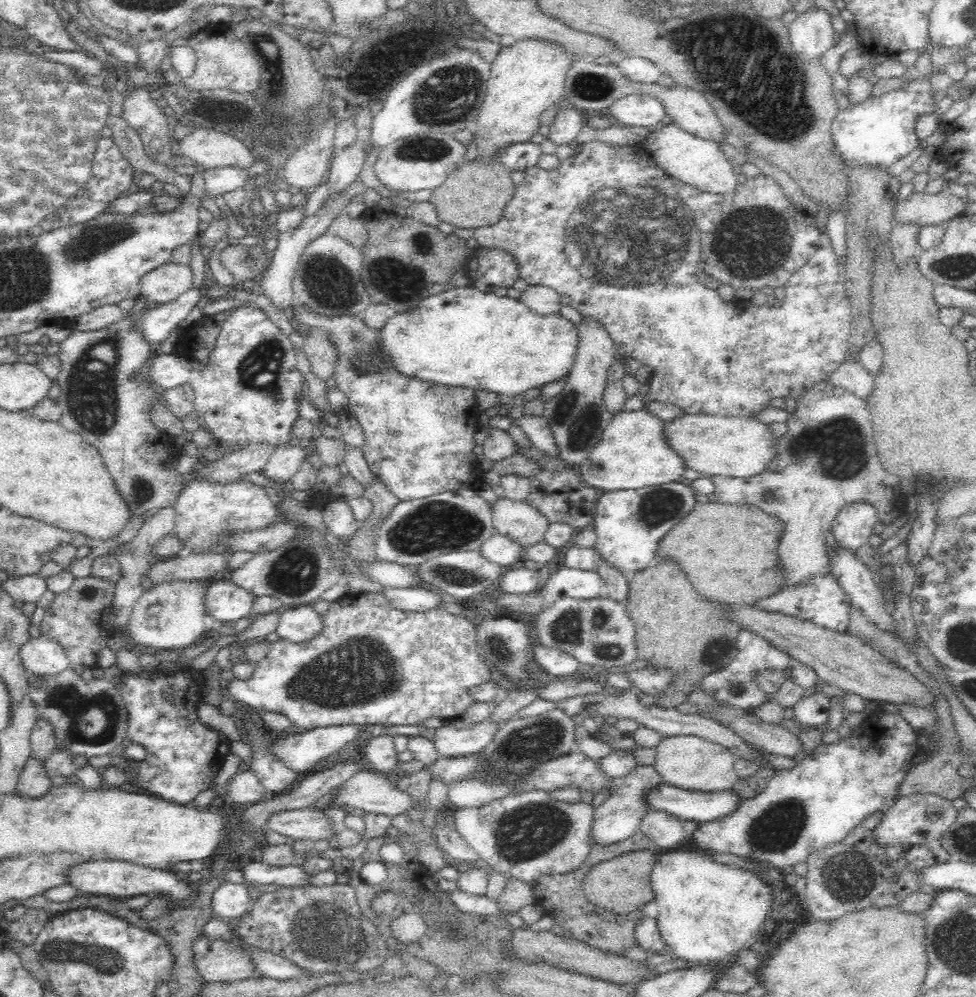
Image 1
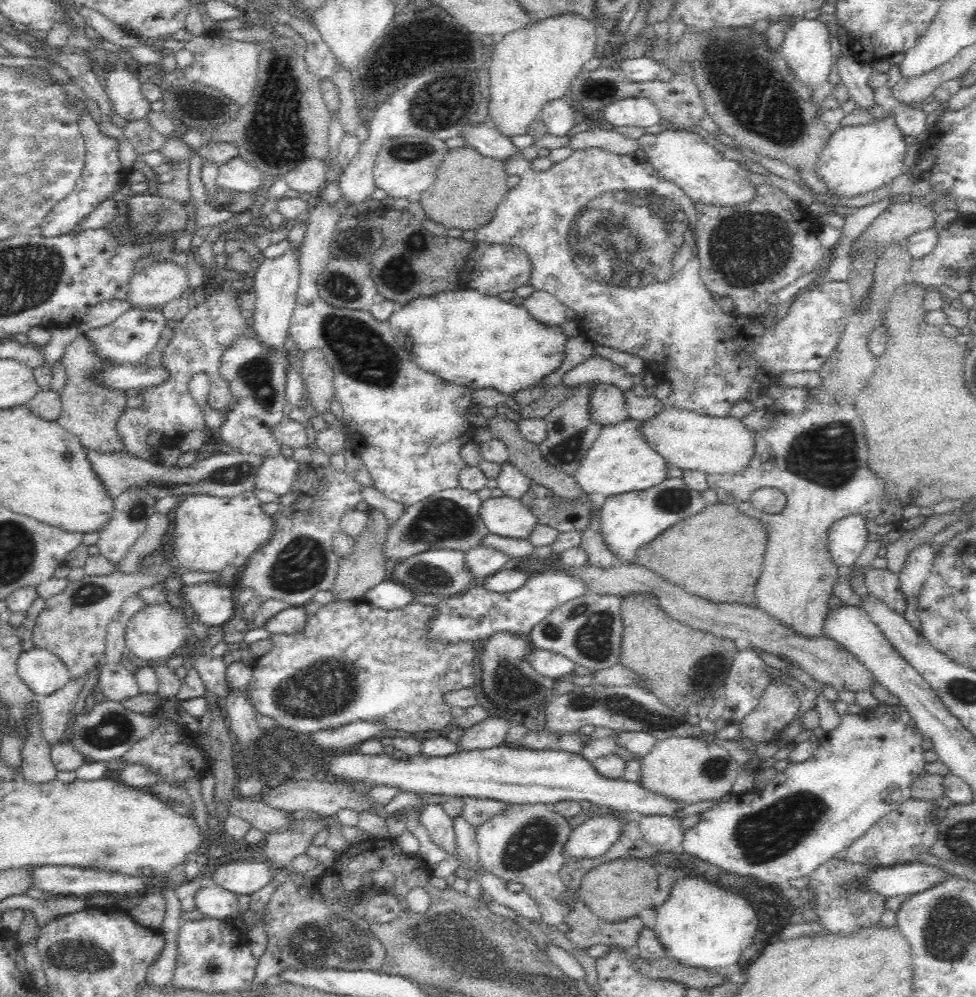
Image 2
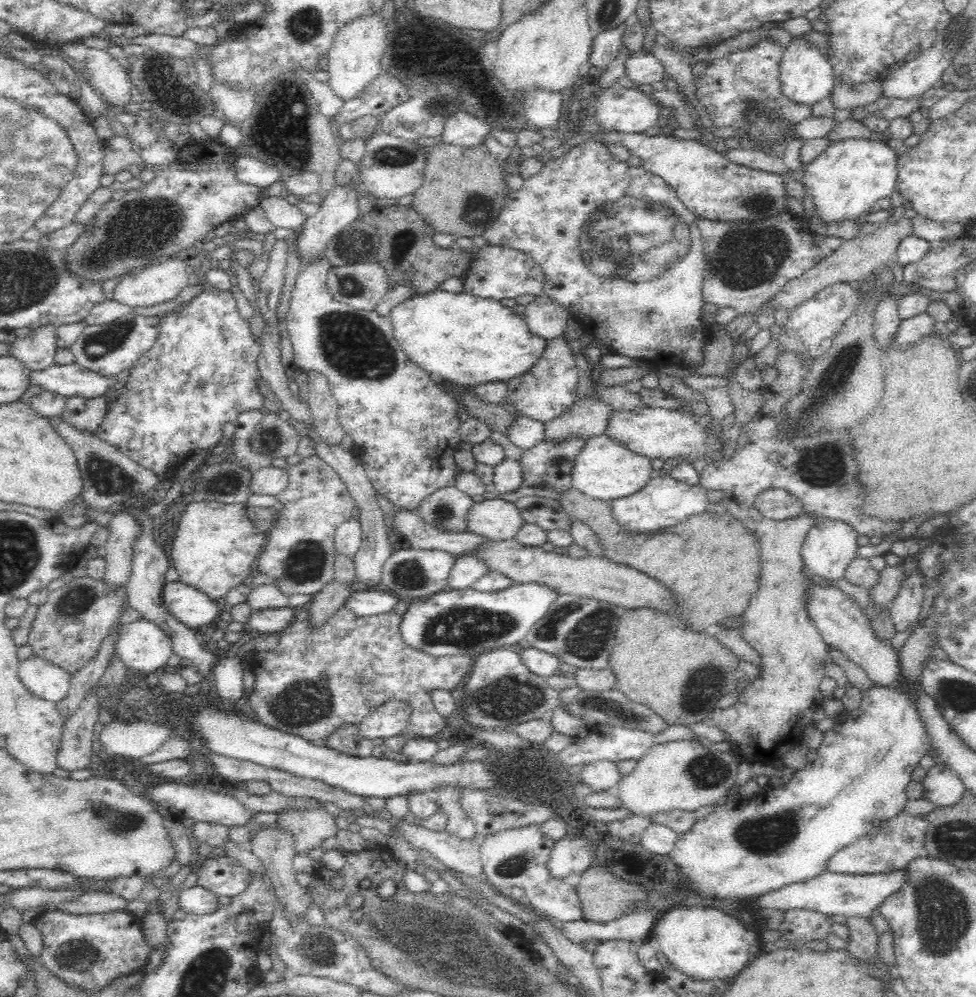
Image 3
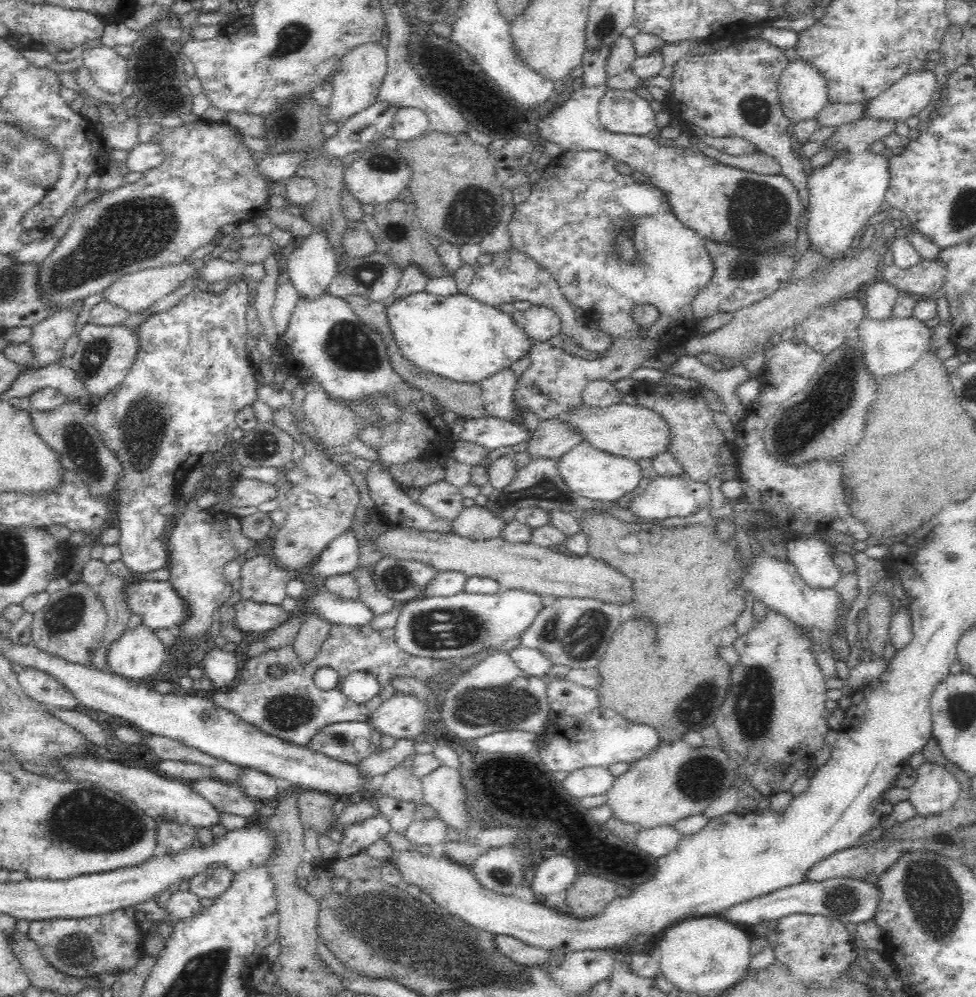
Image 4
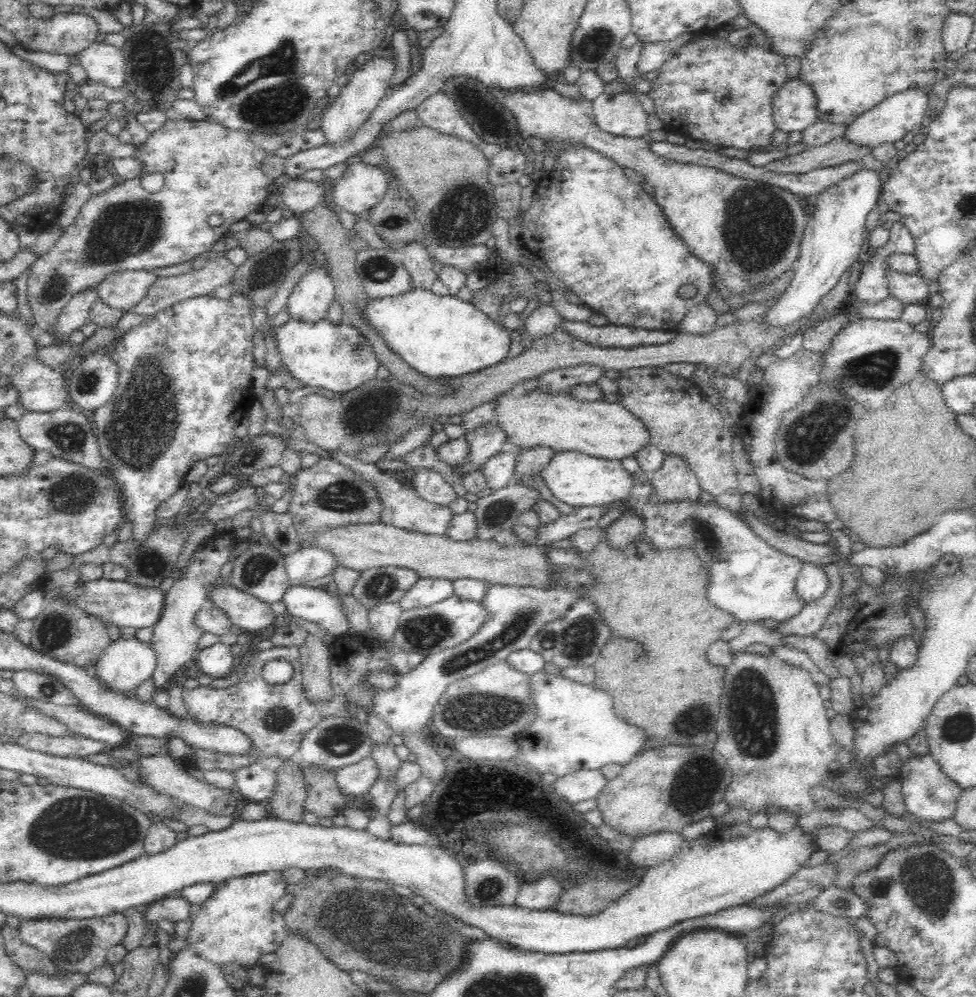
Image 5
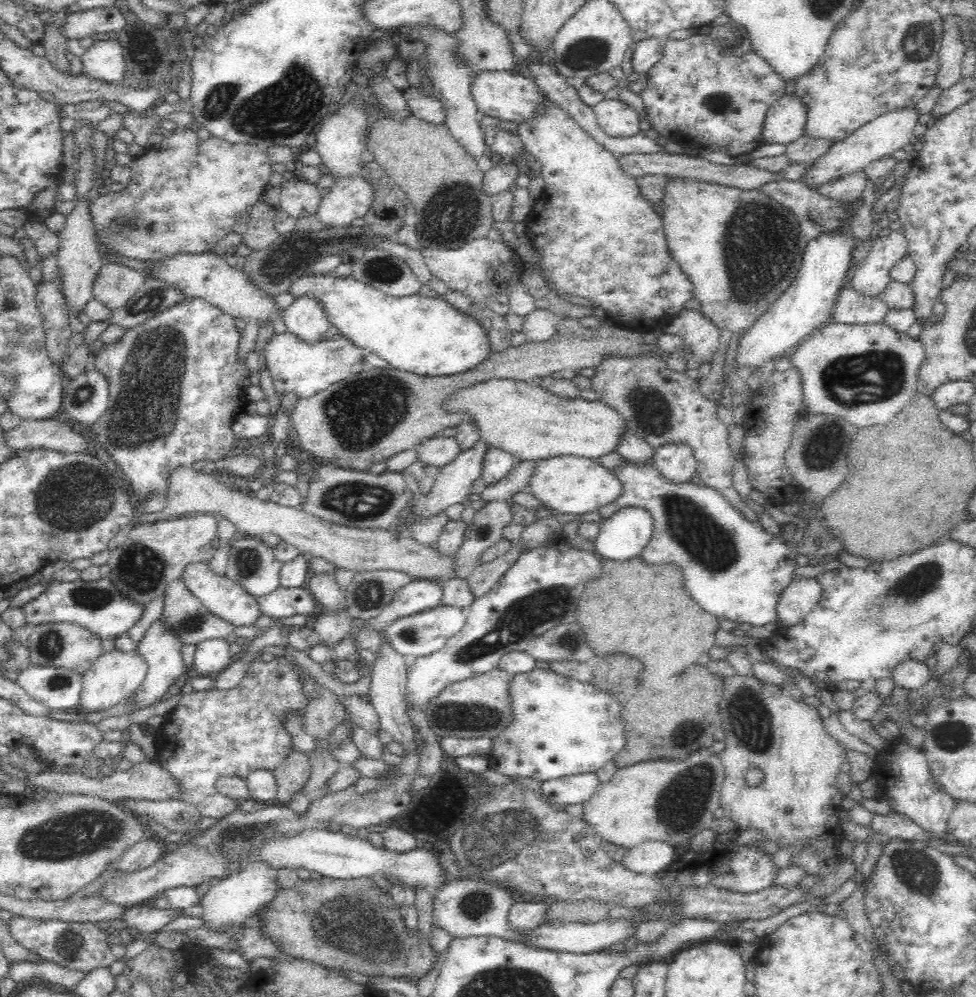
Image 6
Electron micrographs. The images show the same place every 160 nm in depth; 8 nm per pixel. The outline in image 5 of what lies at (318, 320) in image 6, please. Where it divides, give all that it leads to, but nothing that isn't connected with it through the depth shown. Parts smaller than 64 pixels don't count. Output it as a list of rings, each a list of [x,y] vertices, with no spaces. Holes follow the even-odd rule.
[[[321,262],[310,264],[308,270],[300,276],[300,280],[294,286],[293,292],[289,295],[287,300],[288,311],[290,317],[302,317],[308,321],[316,321],[320,317],[326,315],[330,302],[335,298],[335,286],[333,280],[326,268],[322,266]]]

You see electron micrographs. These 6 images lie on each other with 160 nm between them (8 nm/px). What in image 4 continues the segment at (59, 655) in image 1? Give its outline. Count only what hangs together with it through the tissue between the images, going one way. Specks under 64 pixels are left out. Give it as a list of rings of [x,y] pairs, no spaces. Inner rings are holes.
[[[28,665],[18,674],[19,684],[29,697],[51,708],[72,709],[78,700],[56,676]]]

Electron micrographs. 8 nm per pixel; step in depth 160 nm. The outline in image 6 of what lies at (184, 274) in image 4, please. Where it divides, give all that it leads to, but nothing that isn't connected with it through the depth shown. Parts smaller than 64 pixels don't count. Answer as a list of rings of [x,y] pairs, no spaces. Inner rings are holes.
[[[104,263],[94,280],[92,293],[104,306],[117,309],[138,292],[146,279],[144,272],[118,263]]]

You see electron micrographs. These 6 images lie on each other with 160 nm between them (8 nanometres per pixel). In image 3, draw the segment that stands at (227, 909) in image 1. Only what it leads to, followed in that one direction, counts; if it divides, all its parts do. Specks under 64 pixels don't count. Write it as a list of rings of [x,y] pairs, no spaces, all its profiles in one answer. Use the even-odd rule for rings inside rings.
[[[198,884],[191,888],[184,887],[179,893],[178,906],[180,915],[187,912],[197,915],[214,914],[216,910],[220,910],[220,895]]]

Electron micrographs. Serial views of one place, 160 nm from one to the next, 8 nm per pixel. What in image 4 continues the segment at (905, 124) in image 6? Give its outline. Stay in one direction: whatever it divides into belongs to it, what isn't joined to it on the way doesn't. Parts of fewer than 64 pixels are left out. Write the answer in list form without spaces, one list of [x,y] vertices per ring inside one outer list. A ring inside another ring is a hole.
[[[934,70],[908,72],[869,102],[865,116],[885,120],[897,118],[899,123],[906,123],[909,117],[917,116],[930,103],[937,87]]]

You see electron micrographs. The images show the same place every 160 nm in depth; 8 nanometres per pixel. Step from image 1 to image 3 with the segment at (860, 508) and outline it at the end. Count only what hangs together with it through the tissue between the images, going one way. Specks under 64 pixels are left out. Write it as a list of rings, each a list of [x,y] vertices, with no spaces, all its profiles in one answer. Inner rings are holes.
[[[834,519],[816,520],[803,547],[803,558],[815,576],[836,583],[845,577],[847,567],[858,557],[858,536],[852,524]]]

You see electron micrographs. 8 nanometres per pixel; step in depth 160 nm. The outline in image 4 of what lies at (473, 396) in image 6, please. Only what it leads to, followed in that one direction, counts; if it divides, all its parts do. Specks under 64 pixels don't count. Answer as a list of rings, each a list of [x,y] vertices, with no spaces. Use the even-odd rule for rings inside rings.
[[[620,403],[604,408],[581,405],[574,410],[568,410],[566,415],[564,419],[576,425],[578,431],[584,433],[584,440],[590,441],[597,449],[637,461],[642,458],[653,459],[662,452],[668,452],[672,440],[676,437],[662,413],[642,405]]]

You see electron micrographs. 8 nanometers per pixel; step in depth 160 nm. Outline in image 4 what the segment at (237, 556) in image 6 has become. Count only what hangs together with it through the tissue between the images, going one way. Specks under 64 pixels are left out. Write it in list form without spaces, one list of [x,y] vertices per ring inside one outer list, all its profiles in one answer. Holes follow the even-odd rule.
[[[266,555],[244,562],[240,577],[242,586],[239,592],[243,600],[272,605],[282,604],[287,597],[286,586],[291,580],[290,574]]]

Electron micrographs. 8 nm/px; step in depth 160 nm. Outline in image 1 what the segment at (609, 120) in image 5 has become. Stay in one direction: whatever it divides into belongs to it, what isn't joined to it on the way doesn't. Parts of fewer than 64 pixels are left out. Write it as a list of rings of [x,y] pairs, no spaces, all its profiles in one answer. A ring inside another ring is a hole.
[[[640,92],[640,94],[630,94],[617,101],[612,107],[609,108],[612,117],[615,117],[618,122],[623,123],[629,127],[648,127],[661,126],[662,119],[667,116],[665,105],[657,100],[652,94],[648,92]]]

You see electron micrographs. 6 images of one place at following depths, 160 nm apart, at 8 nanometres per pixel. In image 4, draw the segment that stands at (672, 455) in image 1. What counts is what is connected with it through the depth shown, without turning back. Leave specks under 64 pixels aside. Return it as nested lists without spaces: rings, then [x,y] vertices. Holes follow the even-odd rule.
[[[586,440],[558,458],[558,470],[572,491],[602,502],[618,501],[622,496],[632,492],[642,480],[644,471],[637,460],[597,449]]]

